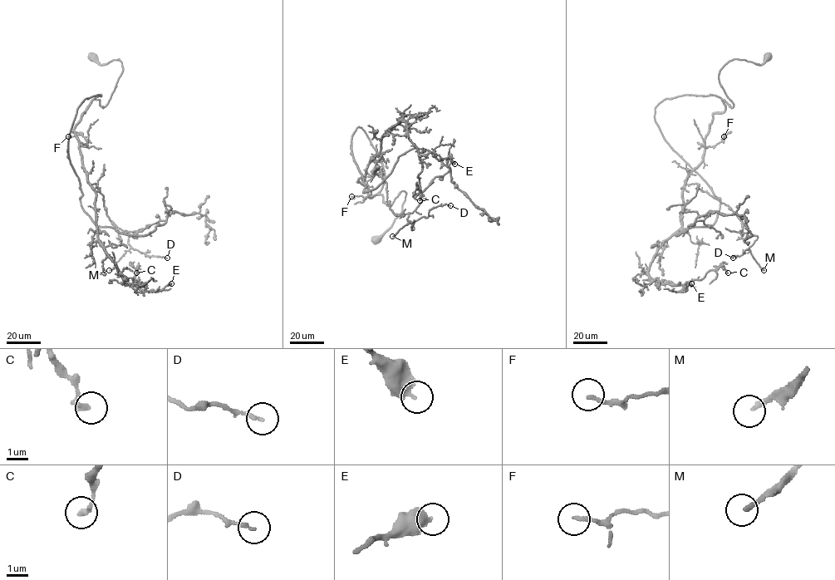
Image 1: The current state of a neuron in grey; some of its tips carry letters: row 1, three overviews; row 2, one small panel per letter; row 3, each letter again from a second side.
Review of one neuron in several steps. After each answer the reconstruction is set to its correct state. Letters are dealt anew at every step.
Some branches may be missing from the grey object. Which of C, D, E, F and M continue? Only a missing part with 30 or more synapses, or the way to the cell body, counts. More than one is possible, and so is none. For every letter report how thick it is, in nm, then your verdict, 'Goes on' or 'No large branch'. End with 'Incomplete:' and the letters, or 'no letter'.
C: Thickness 200 nm. No large branch
D: Thickness 160 nm. No large branch
E: Thickness 440 nm. No large branch
F: Thickness 180 nm. No large branch
M: Thickness 190 nm. No large branch
Incomplete: no letter

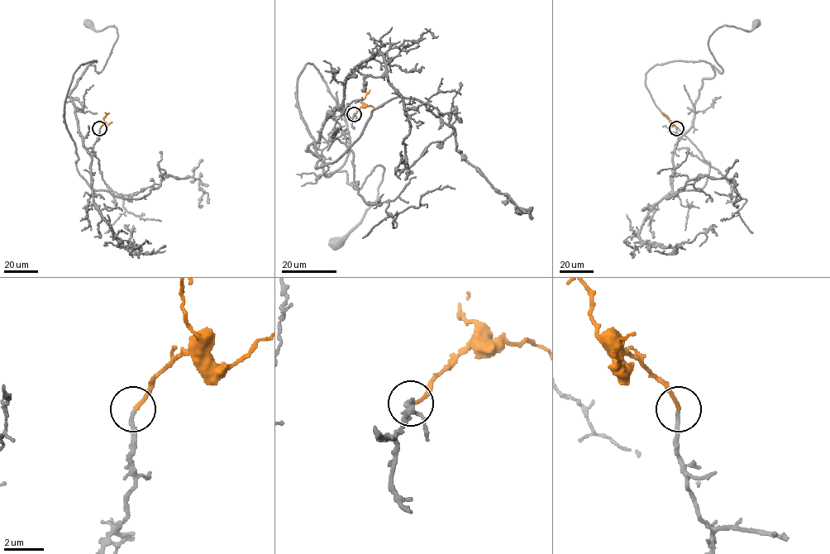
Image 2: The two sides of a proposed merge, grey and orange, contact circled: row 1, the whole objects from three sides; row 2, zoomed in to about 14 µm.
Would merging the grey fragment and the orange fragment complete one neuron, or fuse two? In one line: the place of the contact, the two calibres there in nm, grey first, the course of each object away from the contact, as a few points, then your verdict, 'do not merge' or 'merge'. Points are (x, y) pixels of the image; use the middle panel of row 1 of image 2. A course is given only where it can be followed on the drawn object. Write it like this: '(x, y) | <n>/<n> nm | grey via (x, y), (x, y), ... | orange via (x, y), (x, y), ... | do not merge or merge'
(354, 114) | 180/180 nm | grey via (354, 114), (329, 112), (306, 150), (326, 176), (345, 170), (356, 189), (383, 167), (376, 200), (336, 243) | orange via (354, 114), (363, 104), (360, 101), (366, 94), (363, 89) | merge

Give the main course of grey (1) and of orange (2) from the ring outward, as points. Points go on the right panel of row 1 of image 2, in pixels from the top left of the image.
1: (676, 129), (672, 153), (693, 124), (711, 65), (722, 71), (709, 36), (721, 26), (751, 31), (756, 23)
2: (676, 129), (661, 112)

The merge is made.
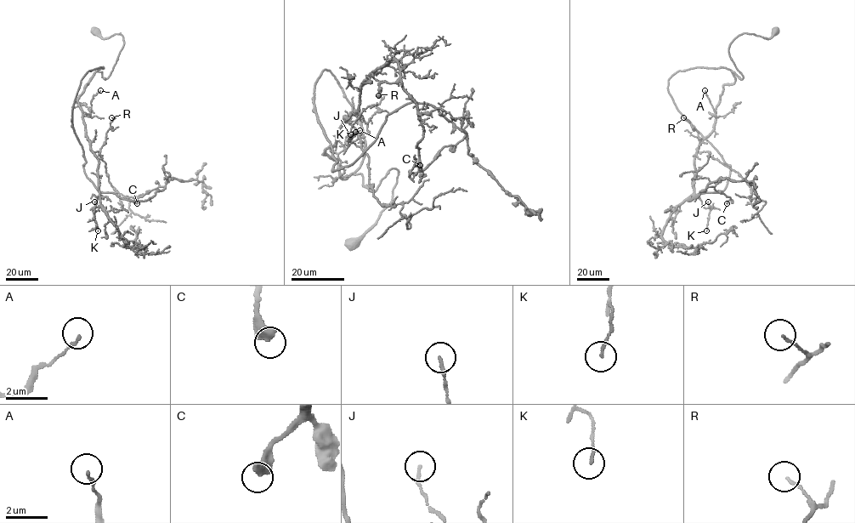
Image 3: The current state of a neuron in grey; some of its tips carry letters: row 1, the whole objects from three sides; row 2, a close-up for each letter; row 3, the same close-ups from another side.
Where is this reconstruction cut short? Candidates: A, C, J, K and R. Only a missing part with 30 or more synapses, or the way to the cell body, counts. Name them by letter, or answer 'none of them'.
none of them

